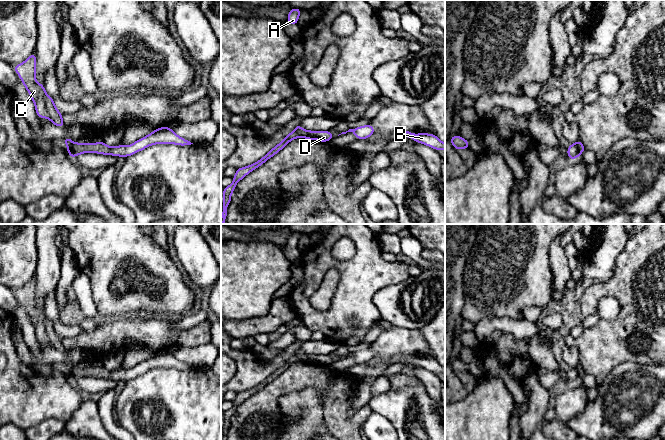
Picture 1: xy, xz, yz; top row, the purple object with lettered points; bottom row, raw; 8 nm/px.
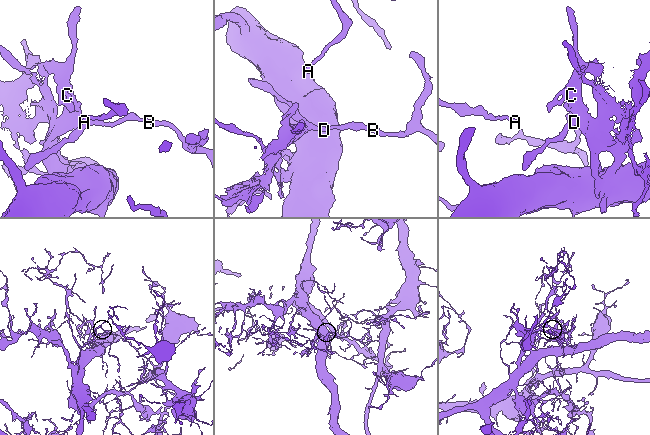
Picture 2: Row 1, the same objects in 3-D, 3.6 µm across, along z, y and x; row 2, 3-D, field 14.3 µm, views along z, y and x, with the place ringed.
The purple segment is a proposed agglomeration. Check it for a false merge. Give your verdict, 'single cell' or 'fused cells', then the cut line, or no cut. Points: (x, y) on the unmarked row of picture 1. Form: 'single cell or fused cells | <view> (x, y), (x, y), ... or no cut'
fused cells | yz (575, 367), (579, 378)

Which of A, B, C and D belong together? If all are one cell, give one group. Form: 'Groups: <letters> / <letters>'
Groups: A C / B D

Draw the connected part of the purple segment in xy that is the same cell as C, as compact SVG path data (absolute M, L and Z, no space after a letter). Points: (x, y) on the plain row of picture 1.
M33 276L23 287L13 290L34 326L37 341L48 342L55 350L64 351L62 337L56 333L53 322L45 317L43 308L36 305L36 277Z

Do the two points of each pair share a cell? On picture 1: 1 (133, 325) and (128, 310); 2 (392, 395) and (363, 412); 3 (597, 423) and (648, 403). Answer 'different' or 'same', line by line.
1: different
2: different
3: same

